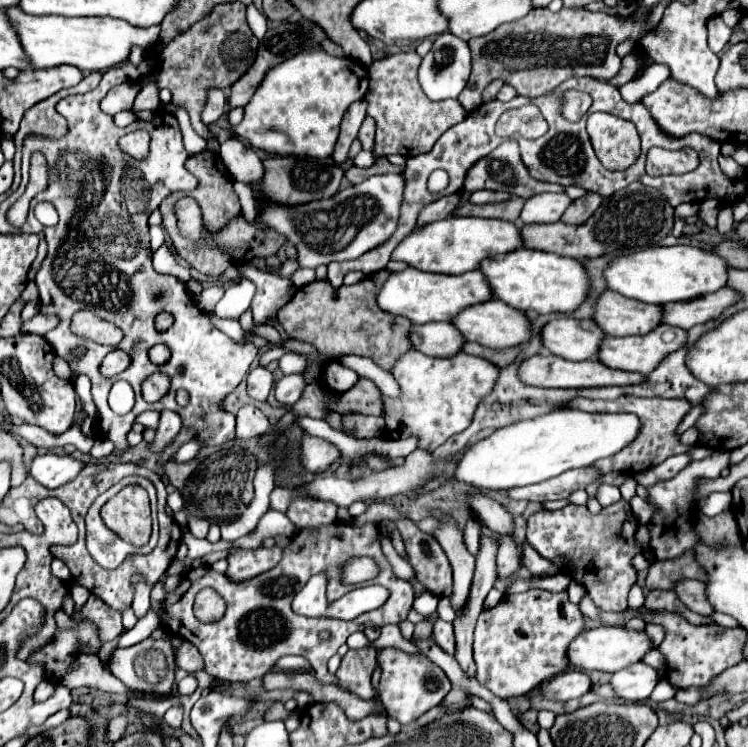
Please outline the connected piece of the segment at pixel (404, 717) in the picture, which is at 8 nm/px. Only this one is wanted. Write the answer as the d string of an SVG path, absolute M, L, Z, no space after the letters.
M381 648L377 650L377 664L381 668L381 680L377 688L379 700L387 708L387 714L399 724L409 724L433 706L441 704L441 700L453 688L445 672L421 654L407 654L399 648Z

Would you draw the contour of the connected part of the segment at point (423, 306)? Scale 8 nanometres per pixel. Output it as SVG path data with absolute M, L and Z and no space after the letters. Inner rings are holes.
M405 268L401 272L389 274L381 288L381 294L377 292L377 306L383 308L383 312L407 318L413 324L427 324L441 320L447 322L451 320L451 316L455 316L455 312L459 312L459 308L467 308L467 304L479 304L489 298L491 290L487 288L487 280L483 280L483 274L479 270L459 276L447 276L423 272L417 268Z

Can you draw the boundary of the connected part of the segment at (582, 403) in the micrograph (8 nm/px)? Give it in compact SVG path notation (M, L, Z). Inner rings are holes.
M623 396L619 400L613 400L613 402L605 402L605 400L589 400L589 398L573 398L569 402L569 408L579 408L579 410L587 410L587 412L631 412L631 414L637 414L639 416L639 422L641 422L641 430L637 434L637 438L625 446L621 452L617 452L615 456L609 456L609 458L603 458L603 460L597 460L593 464L595 470L599 470L601 474L607 474L609 470L611 472L643 472L643 470L649 470L657 464L661 464L663 460L667 460L669 456L675 456L675 454L683 454L689 450L689 446L681 446L679 442L679 436L675 436L675 428L679 426L683 414L687 414L691 410L691 404L687 404L687 400L663 400L663 398L635 398L635 396Z

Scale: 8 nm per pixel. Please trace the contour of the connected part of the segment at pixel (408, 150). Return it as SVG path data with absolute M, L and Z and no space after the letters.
M399 52L387 58L377 58L369 66L371 82L367 100L367 116L377 122L375 136L375 154L389 156L401 154L405 158L431 152L437 138L451 126L463 122L467 118L467 110L457 100L439 100L433 102L423 94L423 88L417 80L417 70L421 64L421 56L417 52Z

